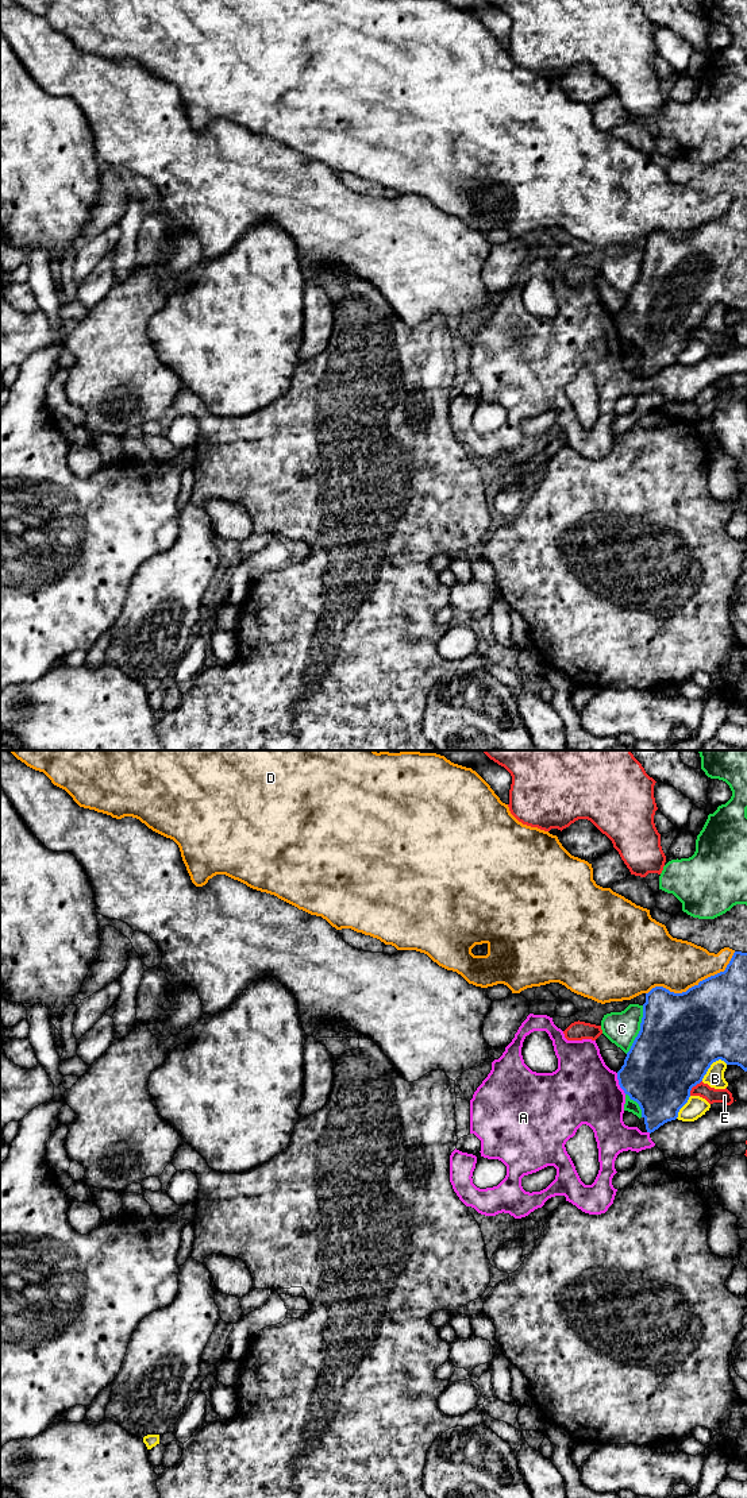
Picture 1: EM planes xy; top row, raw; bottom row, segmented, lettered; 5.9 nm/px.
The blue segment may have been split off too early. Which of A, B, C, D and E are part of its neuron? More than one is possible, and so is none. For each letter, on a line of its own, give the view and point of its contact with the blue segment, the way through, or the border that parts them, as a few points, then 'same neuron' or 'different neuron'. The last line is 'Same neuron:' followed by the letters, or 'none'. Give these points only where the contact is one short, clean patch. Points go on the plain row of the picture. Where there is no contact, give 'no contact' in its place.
A: contact xy (619, 328); different neuron
B: contact xy (711, 308); different neuron
C: contact xy (640, 274); different neuron
D: contact xy (694, 230); different neuron
E: contact xy (693, 329); different neuron
Same neuron: none

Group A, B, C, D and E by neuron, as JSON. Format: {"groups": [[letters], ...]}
{"groups": [["A"], ["B"], ["C"], ["D"], ["E"]]}

